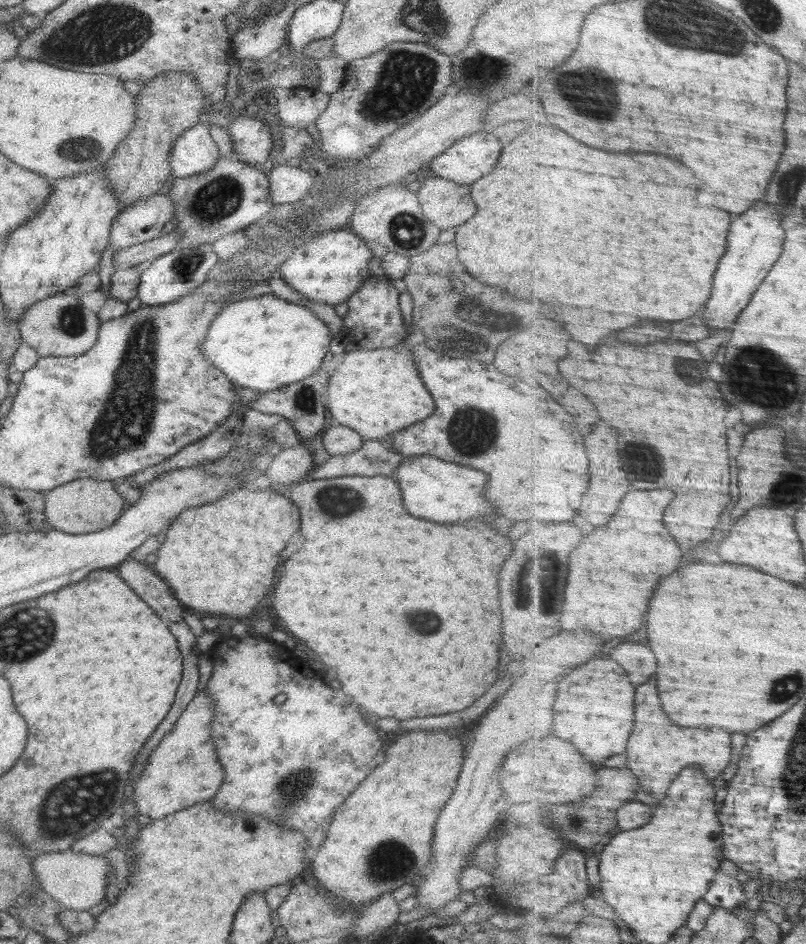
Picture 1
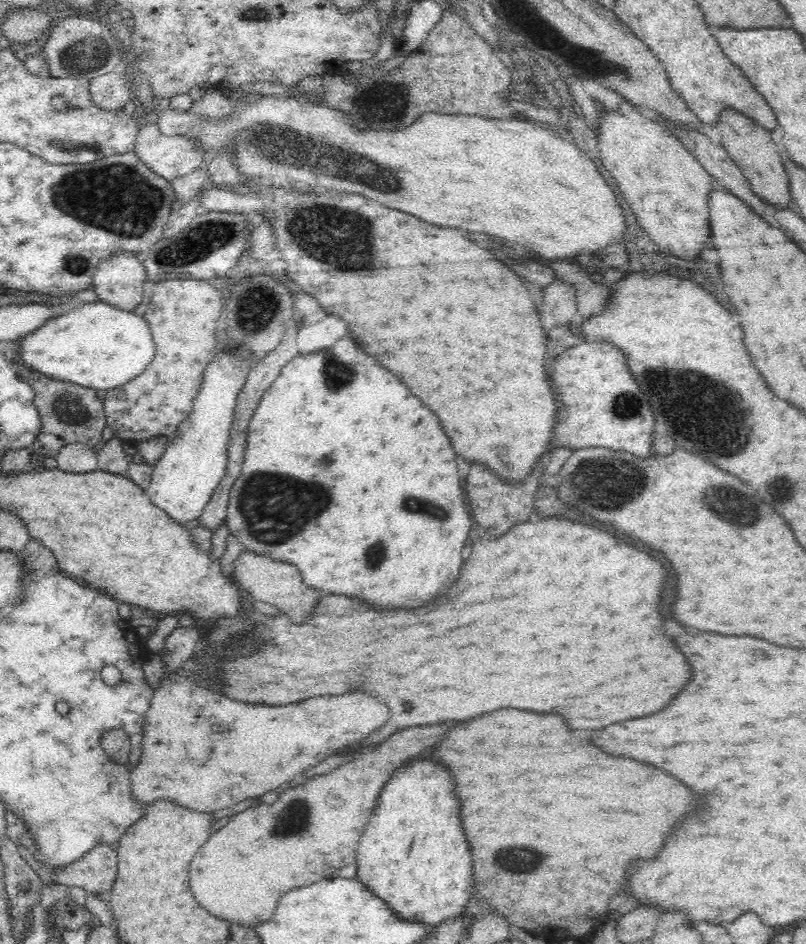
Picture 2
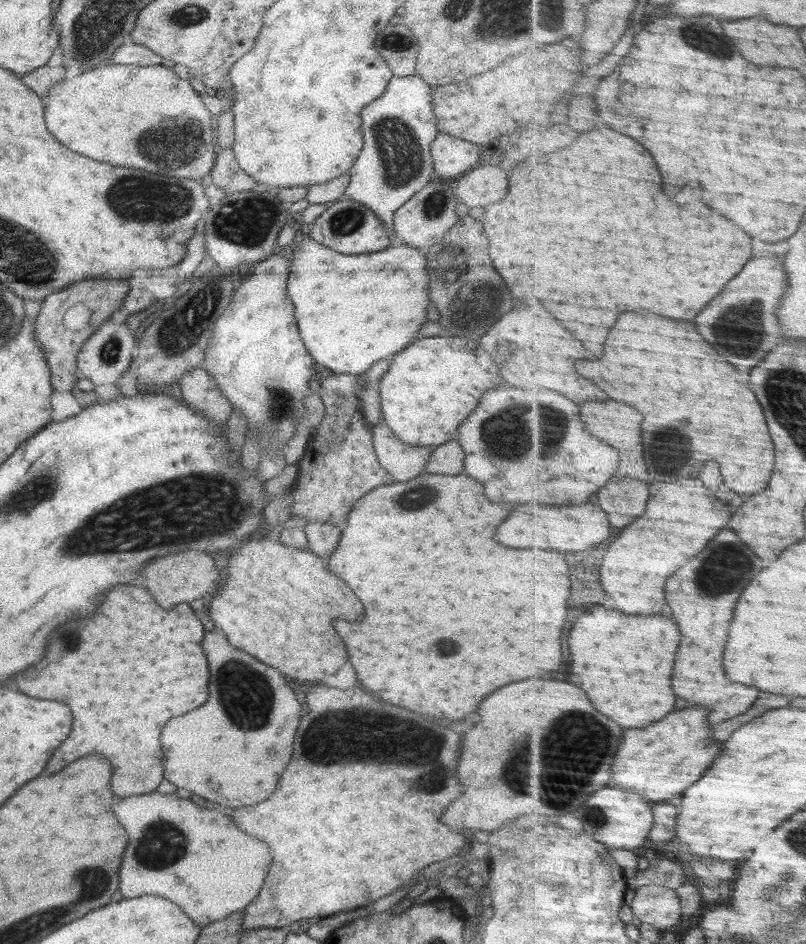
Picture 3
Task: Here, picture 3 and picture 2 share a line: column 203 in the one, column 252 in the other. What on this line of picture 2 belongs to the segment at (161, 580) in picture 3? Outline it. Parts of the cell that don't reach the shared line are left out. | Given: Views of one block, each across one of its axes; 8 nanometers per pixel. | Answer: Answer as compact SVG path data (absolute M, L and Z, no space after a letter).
M246 550L234 561L232 579L237 586L242 586L242 590L246 590L253 600L276 606L294 624L302 624L304 620L307 621L316 606L316 600L322 598L320 592L316 592L304 584L301 572L293 564L275 561L269 556Z

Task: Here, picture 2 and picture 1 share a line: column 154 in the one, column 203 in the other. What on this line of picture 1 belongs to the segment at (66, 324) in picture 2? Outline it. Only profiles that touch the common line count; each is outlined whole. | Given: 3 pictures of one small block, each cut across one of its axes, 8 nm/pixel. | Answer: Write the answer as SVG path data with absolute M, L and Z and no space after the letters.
M264 294L224 306L224 310L209 326L203 343L203 355L212 362L213 367L219 368L232 382L236 382L234 385L240 384L242 389L270 392L312 376L321 364L327 362L332 340L328 326L310 308L280 300L273 294Z

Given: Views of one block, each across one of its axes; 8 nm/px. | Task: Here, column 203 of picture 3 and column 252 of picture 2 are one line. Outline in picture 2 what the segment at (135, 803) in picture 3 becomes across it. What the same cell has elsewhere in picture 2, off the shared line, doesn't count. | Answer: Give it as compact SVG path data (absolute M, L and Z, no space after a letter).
M456 724L418 726L396 732L396 736L390 736L380 746L368 749L366 754L356 754L350 762L338 766L334 772L308 778L304 784L288 788L274 804L260 804L236 814L222 830L208 838L208 844L204 844L204 848L200 848L200 852L196 852L194 860L190 862L190 890L196 902L204 906L212 916L252 927L272 918L276 902L284 892L300 889L323 879L334 879L342 866L356 860L354 854L358 838L362 836L366 822L372 817L382 786L395 774L394 770L400 769L414 754L432 746L446 730L454 726Z

